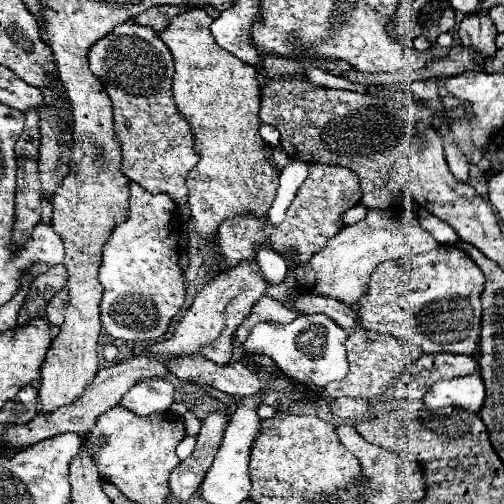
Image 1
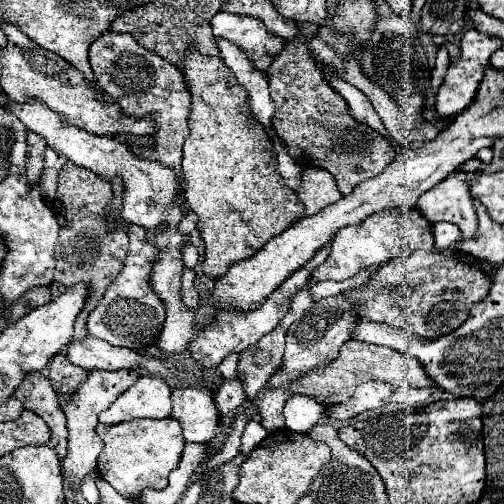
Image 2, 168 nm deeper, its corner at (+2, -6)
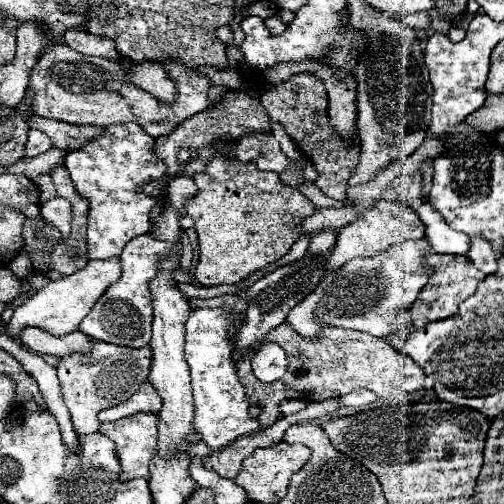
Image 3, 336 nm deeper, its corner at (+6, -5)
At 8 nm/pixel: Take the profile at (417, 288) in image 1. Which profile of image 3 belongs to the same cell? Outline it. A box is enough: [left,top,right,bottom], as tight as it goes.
[410,255,486,329]

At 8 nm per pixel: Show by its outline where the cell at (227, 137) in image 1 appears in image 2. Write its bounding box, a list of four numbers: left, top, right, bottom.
[182,48,304,278]

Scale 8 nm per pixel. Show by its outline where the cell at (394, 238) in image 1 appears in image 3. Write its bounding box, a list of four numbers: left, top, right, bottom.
[326,199,424,271]

